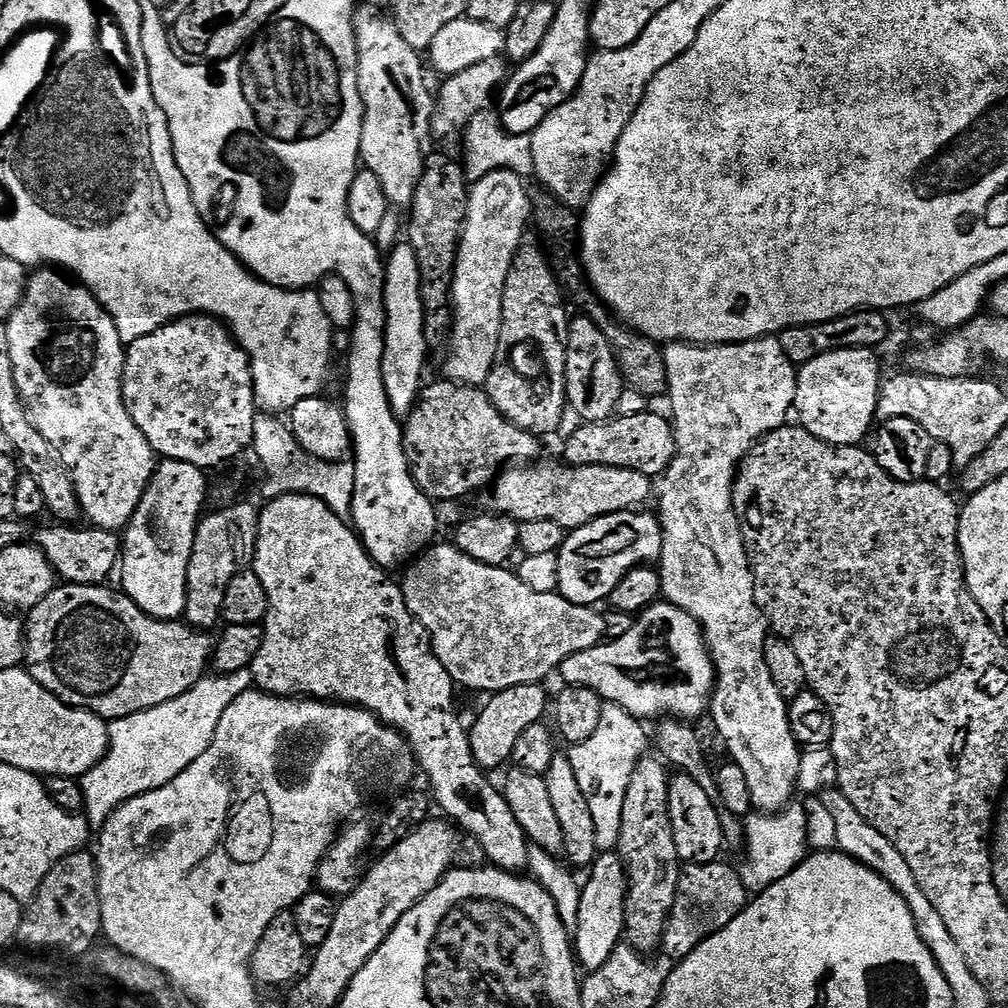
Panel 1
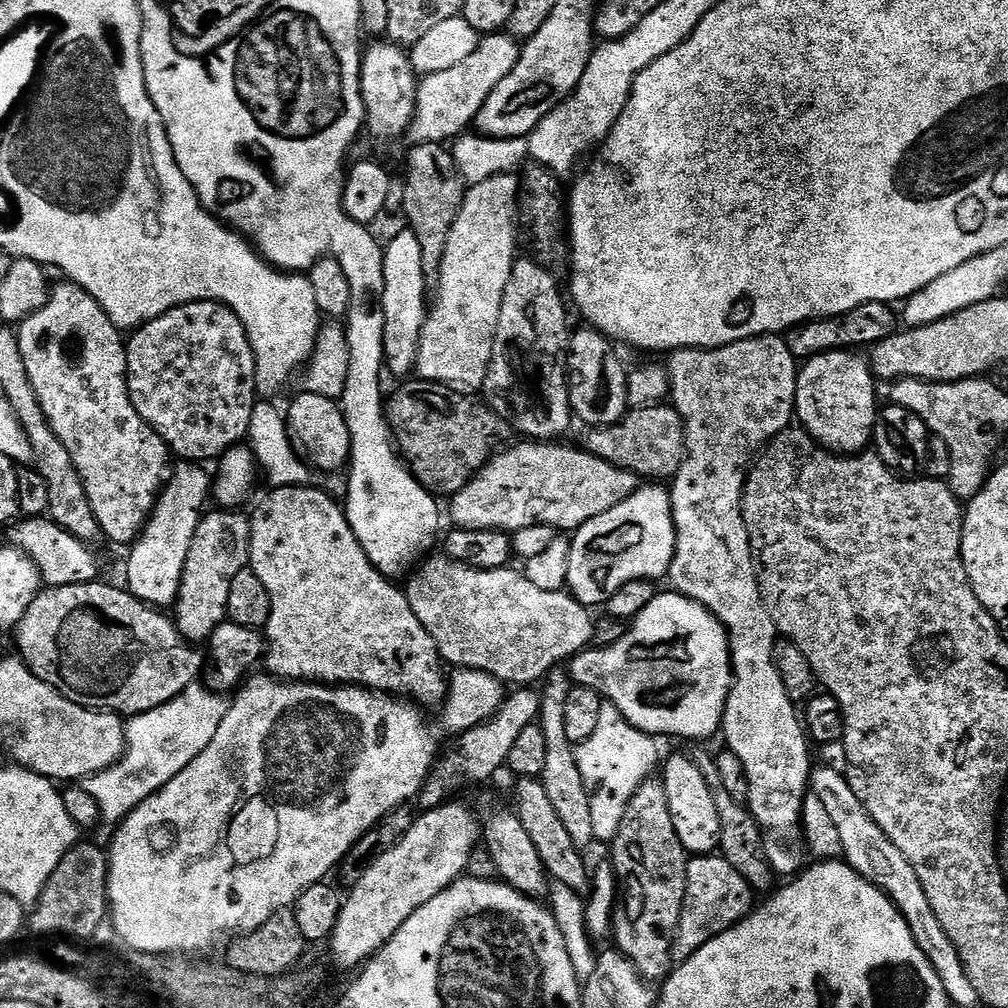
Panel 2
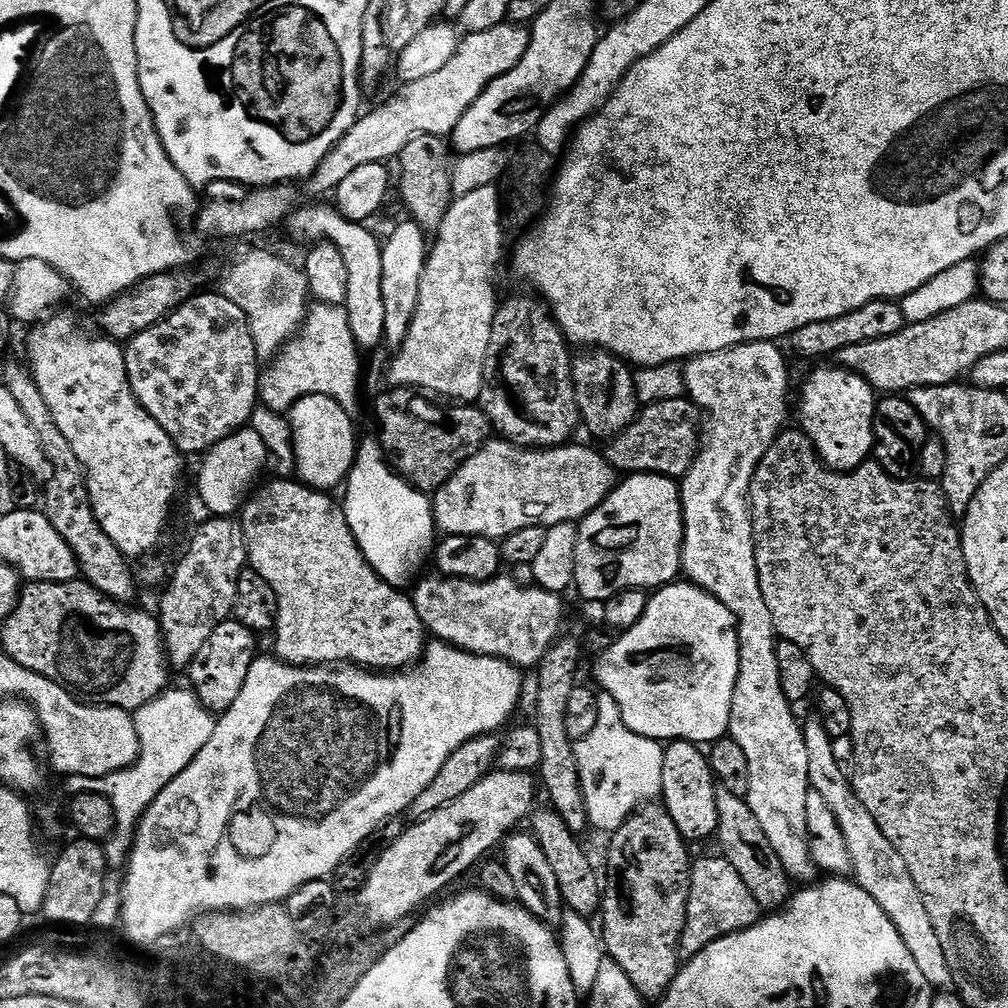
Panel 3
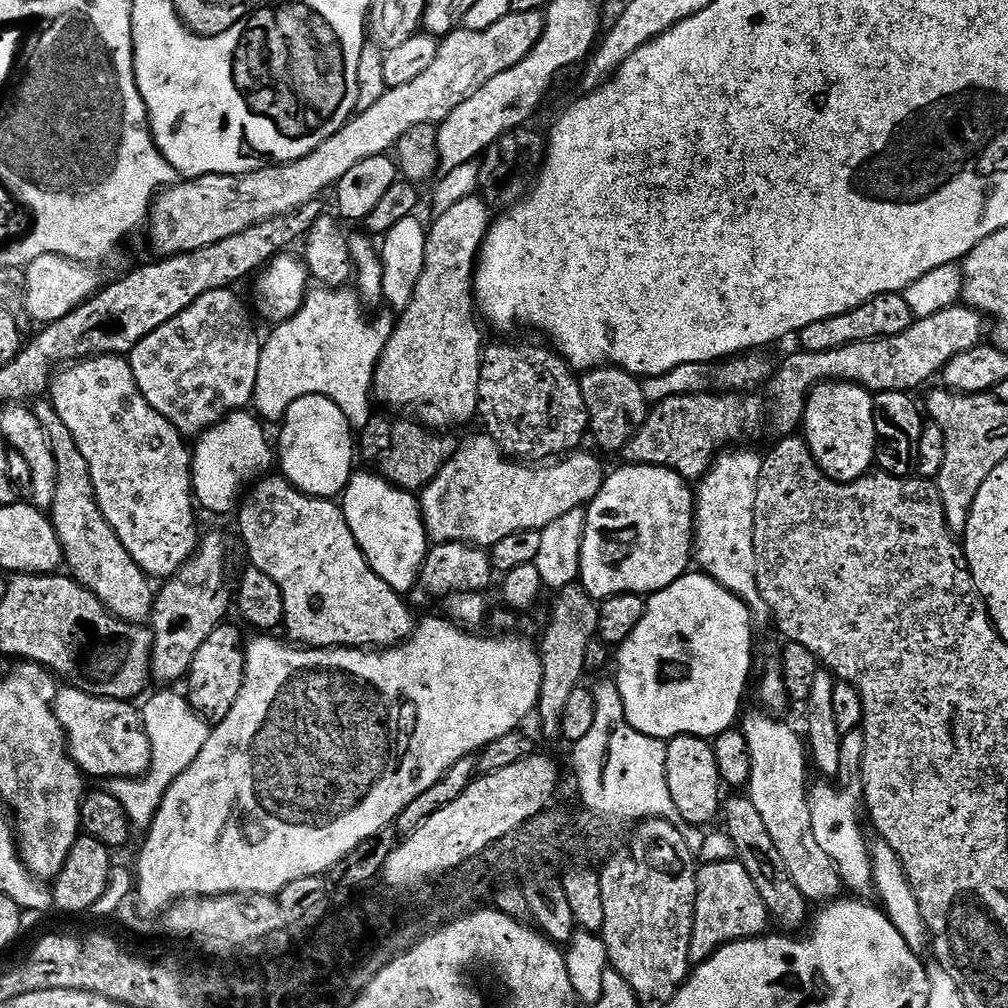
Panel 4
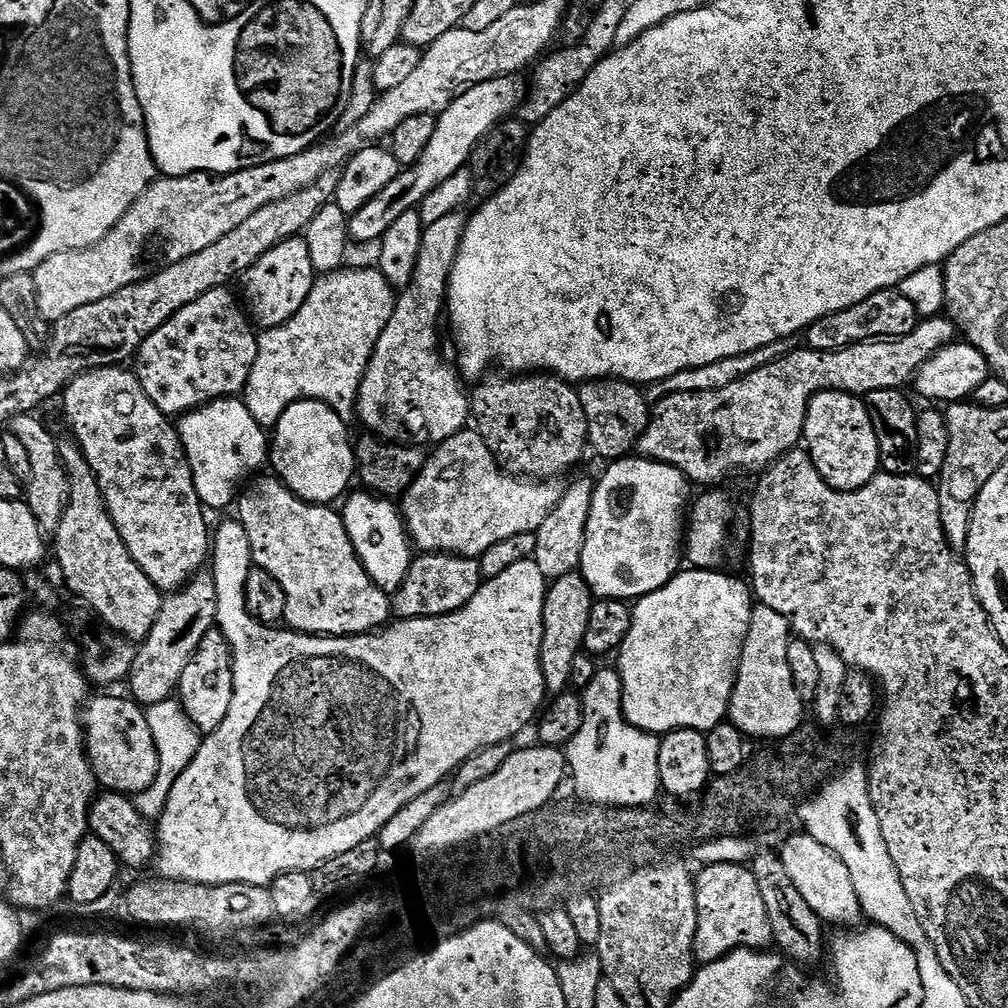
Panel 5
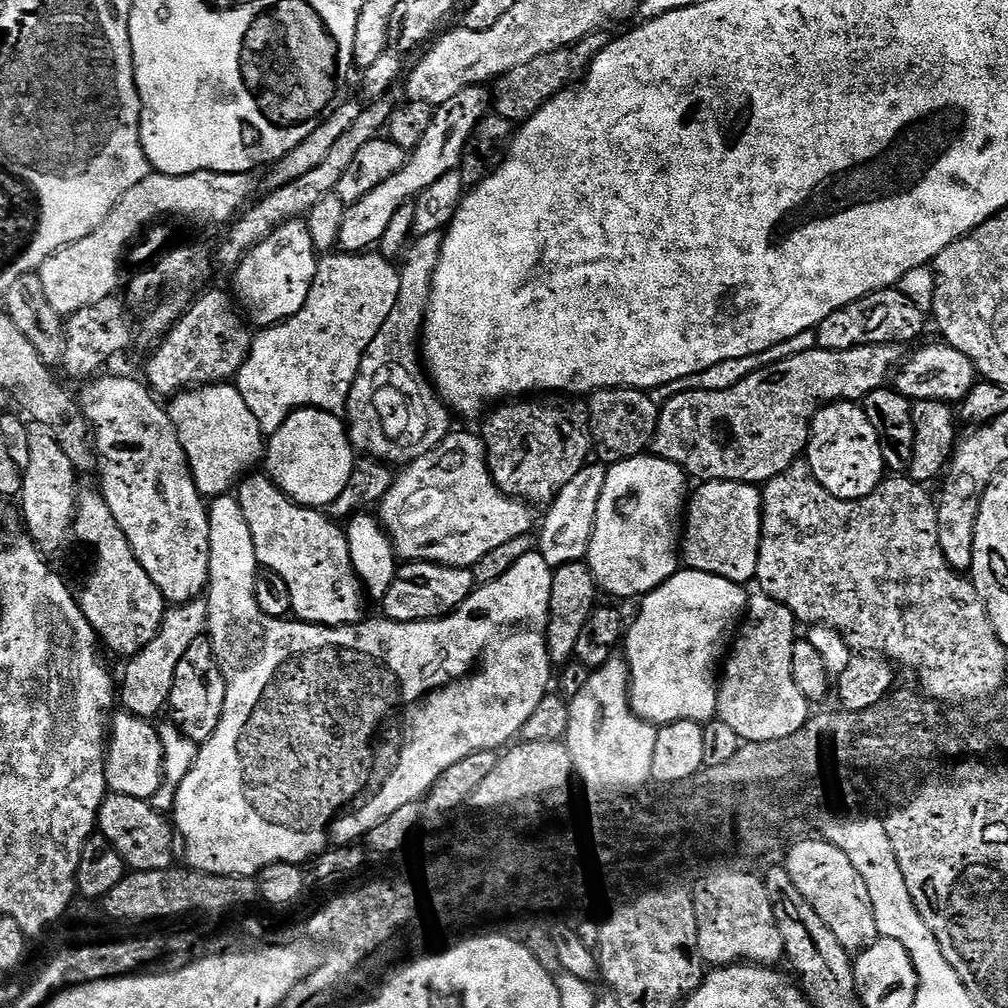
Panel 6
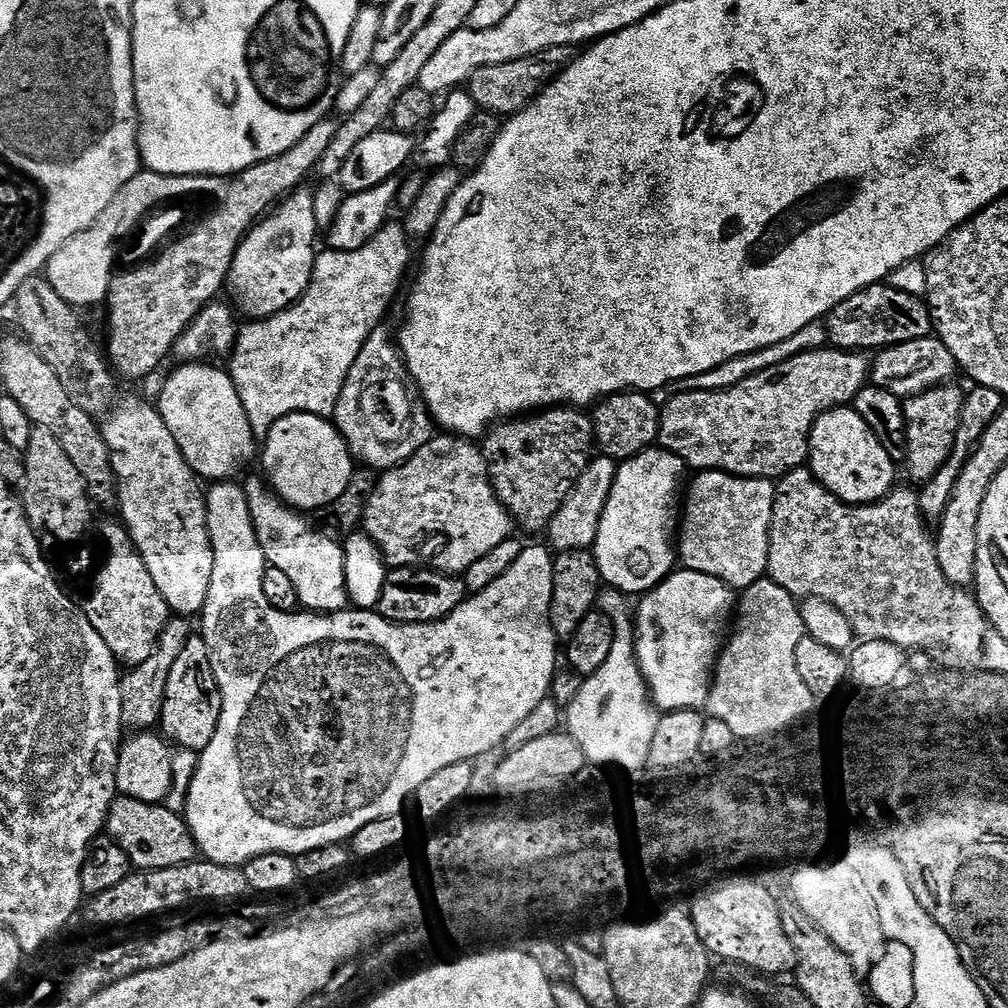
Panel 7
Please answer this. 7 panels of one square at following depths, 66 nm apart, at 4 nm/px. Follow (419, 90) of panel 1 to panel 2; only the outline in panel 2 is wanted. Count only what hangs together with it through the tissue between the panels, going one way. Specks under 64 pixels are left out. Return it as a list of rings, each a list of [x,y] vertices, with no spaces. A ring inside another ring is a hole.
[[[391,42],[376,44],[372,49],[363,53],[360,61],[360,93],[364,99],[364,114],[367,131],[372,131],[380,140],[392,140],[403,129],[411,125],[416,116],[416,85],[418,75],[412,68],[409,53],[401,45]]]

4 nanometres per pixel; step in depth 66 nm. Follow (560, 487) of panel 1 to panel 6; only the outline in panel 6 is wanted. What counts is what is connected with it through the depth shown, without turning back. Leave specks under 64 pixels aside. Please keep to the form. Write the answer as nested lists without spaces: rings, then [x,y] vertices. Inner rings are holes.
[[[453,430],[434,450],[422,454],[411,464],[399,469],[390,490],[380,499],[378,519],[392,539],[397,557],[404,562],[425,560],[431,564],[445,564],[451,568],[471,568],[489,550],[502,546],[533,531],[533,509],[522,500],[513,500],[499,488],[488,469],[488,456],[479,435]]]

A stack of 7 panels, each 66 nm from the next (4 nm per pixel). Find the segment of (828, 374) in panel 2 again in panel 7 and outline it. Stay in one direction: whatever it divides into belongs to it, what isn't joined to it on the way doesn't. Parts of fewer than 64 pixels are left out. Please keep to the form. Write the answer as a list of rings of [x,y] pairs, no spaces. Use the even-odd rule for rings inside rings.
[[[852,406],[832,408],[828,412],[823,412],[816,419],[812,427],[812,436],[808,439],[807,463],[810,465],[812,475],[828,491],[833,492],[837,498],[845,500],[848,504],[873,504],[875,500],[881,500],[888,495],[897,483],[897,465],[894,463],[892,455],[885,450],[882,442],[878,442],[878,438],[874,438],[874,430],[870,430],[870,426],[866,426],[864,419]]]

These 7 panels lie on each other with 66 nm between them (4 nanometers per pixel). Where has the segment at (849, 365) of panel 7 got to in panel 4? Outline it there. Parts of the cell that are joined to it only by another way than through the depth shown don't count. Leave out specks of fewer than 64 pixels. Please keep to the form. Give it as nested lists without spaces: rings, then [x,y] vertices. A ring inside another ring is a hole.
[[[957,306],[954,308],[947,308],[946,310],[938,310],[938,314],[930,314],[930,318],[919,318],[908,327],[905,332],[898,334],[897,336],[887,336],[881,340],[859,340],[853,344],[847,344],[842,346],[838,350],[826,350],[825,352],[806,352],[803,350],[796,350],[793,356],[785,358],[781,364],[775,369],[774,375],[766,385],[766,391],[768,391],[768,404],[763,400],[762,397],[756,396],[760,394],[724,394],[728,396],[710,396],[711,394],[701,395],[685,395],[666,398],[660,404],[655,405],[649,411],[648,417],[645,420],[645,424],[641,426],[636,434],[628,442],[626,442],[622,451],[622,460],[624,464],[645,464],[646,466],[655,466],[655,468],[669,468],[670,471],[676,472],[682,479],[689,482],[699,482],[704,479],[704,476],[708,472],[708,469],[712,467],[717,455],[729,447],[728,444],[731,440],[740,440],[743,436],[752,436],[756,432],[756,427],[760,423],[769,424],[777,433],[777,437],[783,438],[785,436],[791,436],[797,431],[804,423],[804,411],[808,405],[808,395],[815,390],[820,384],[827,384],[830,380],[843,380],[845,384],[859,384],[861,388],[868,389],[869,392],[875,394],[877,392],[907,392],[909,394],[915,393],[915,388],[923,386],[927,380],[932,380],[941,375],[944,371],[944,367],[951,362],[954,358],[958,358],[958,354],[966,354],[968,350],[974,350],[979,344],[985,339],[986,336],[986,320],[985,317],[981,316],[980,313],[974,311],[972,308],[967,306]]]

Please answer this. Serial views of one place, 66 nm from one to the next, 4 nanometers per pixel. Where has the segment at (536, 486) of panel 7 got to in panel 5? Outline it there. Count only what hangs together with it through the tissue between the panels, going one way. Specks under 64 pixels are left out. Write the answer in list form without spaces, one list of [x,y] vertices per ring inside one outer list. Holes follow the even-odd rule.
[[[520,374],[515,378],[499,375],[481,379],[475,385],[476,393],[471,393],[470,412],[474,417],[475,431],[479,432],[490,454],[494,454],[498,466],[508,475],[531,478],[536,482],[560,478],[556,476],[570,471],[589,447],[586,411],[583,410],[579,391],[568,381],[551,374]]]

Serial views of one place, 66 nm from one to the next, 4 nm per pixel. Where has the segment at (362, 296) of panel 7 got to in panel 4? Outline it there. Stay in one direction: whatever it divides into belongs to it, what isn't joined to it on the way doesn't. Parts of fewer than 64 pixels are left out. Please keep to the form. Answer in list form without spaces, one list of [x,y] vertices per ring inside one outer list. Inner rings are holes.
[[[316,286],[292,318],[271,329],[258,362],[254,408],[261,421],[283,421],[288,407],[307,396],[330,398],[346,414],[354,430],[365,428],[372,421],[376,367],[386,342],[390,342],[394,316],[384,310],[377,320],[368,321],[364,311],[365,305],[351,287]]]

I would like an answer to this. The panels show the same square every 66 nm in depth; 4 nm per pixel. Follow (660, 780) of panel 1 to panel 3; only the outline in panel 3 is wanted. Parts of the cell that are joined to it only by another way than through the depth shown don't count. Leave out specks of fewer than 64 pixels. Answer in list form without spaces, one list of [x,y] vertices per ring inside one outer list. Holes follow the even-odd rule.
[[[649,802],[637,808],[636,813],[617,832],[611,833],[610,840],[612,840],[612,845],[608,848],[608,880],[606,876],[606,883],[603,885],[602,917],[604,916],[604,928],[602,924],[602,939],[604,950],[615,964],[622,966],[622,970],[626,970],[626,978],[630,978],[630,982],[634,982],[638,994],[644,997],[645,1001],[656,1002],[668,995],[668,987],[672,985],[682,967],[680,939],[682,938],[682,930],[686,926],[686,906],[690,898],[690,874],[693,865],[693,861],[688,860],[689,845],[678,830],[678,826],[674,826],[674,818],[670,818],[670,814],[660,802]]]

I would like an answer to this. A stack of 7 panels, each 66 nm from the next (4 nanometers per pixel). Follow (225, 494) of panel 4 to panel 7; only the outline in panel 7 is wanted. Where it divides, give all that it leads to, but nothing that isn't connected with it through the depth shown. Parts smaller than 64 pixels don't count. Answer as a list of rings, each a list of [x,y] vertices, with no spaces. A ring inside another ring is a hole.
[[[208,362],[195,364],[180,364],[178,372],[164,384],[160,392],[158,407],[162,414],[162,422],[170,434],[174,434],[174,442],[182,450],[186,462],[192,471],[204,482],[228,482],[233,479],[235,472],[240,472],[252,460],[252,455],[257,455],[258,438],[253,434],[250,418],[246,418],[246,410],[242,406],[242,398],[238,398],[238,390],[234,386],[231,375],[220,368],[211,368]]]

